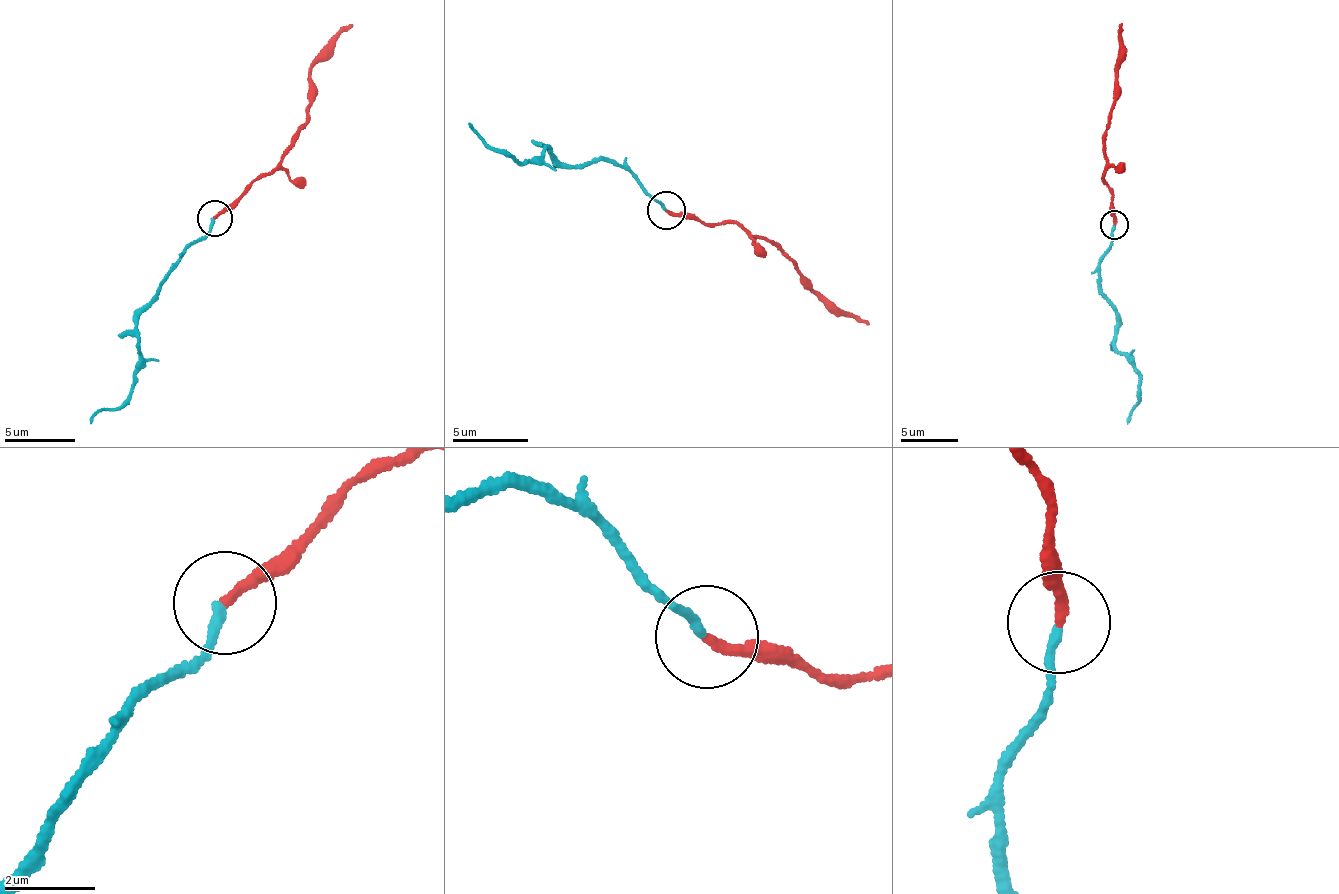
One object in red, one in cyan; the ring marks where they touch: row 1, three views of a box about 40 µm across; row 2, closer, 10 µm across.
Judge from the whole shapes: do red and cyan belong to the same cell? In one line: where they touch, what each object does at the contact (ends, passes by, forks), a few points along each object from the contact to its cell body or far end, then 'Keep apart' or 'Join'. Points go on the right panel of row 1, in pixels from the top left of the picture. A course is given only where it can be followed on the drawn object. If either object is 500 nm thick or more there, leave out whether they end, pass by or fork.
Place: (1114, 224). At the ring red ends. At the ring cyan ends. Course of red: (1115, 225), (1103, 174), (1105, 134), (1110, 119), (1122, 22). Course of cyan: (1115, 225), (1097, 276), (1102, 297), (1114, 311), (1115, 347), (1134, 367), (1138, 384), (1140, 400), (1128, 423). Join

